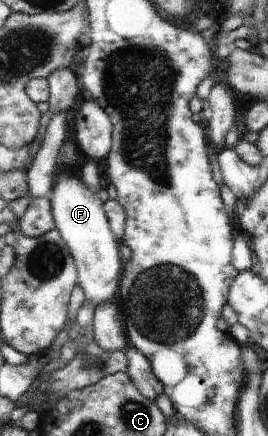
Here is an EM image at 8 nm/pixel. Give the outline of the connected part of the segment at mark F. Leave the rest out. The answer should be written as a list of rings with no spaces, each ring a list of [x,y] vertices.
[[[80,167],[66,168],[58,173],[49,200],[53,203],[54,219],[57,220],[56,231],[61,233],[62,239],[69,245],[73,259],[77,263],[80,273],[78,285],[82,287],[86,301],[96,308],[116,297],[114,293],[119,288],[118,283],[121,283],[122,263],[118,257],[120,253],[117,236],[113,234],[108,215],[104,215],[102,201],[98,195],[90,193],[78,177],[74,177],[79,173]]]

